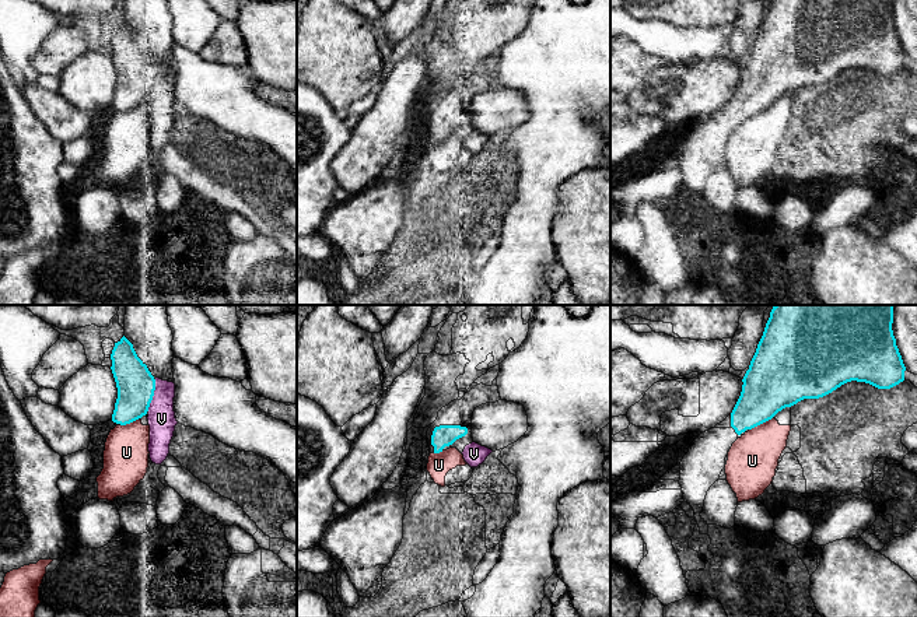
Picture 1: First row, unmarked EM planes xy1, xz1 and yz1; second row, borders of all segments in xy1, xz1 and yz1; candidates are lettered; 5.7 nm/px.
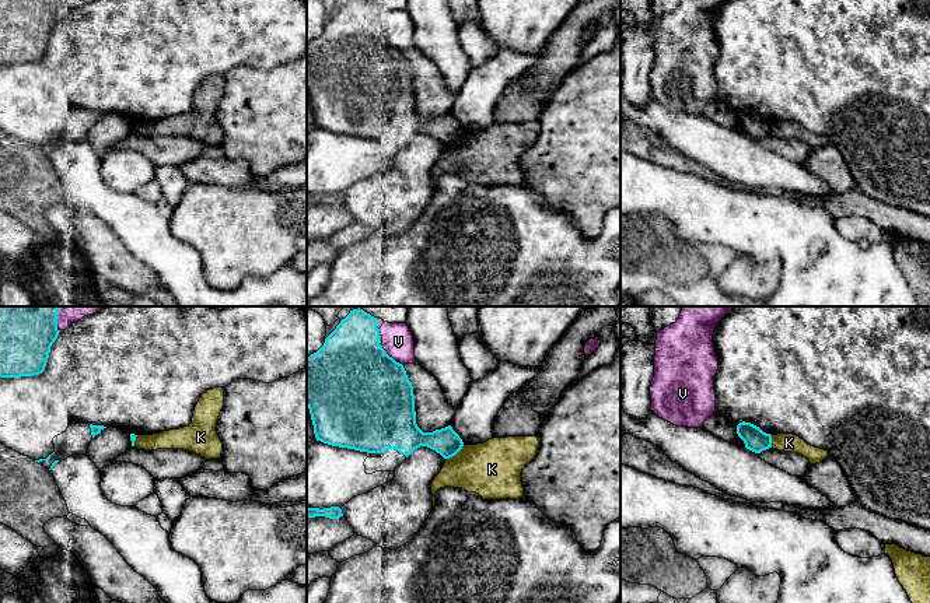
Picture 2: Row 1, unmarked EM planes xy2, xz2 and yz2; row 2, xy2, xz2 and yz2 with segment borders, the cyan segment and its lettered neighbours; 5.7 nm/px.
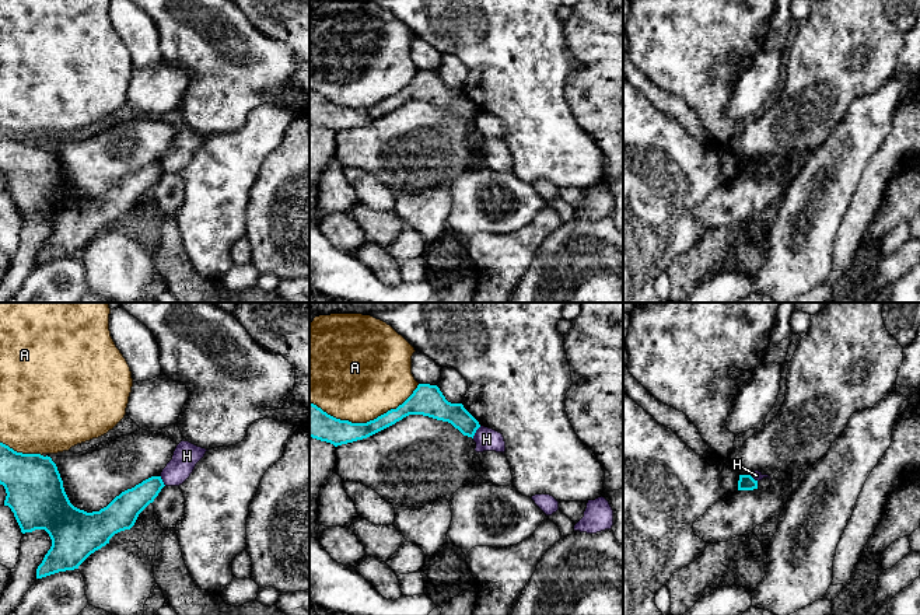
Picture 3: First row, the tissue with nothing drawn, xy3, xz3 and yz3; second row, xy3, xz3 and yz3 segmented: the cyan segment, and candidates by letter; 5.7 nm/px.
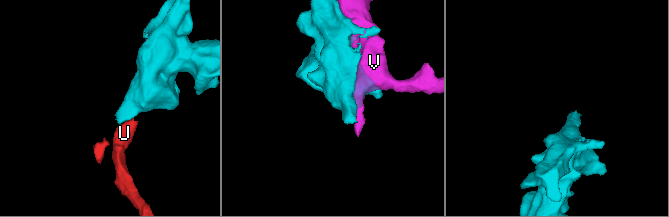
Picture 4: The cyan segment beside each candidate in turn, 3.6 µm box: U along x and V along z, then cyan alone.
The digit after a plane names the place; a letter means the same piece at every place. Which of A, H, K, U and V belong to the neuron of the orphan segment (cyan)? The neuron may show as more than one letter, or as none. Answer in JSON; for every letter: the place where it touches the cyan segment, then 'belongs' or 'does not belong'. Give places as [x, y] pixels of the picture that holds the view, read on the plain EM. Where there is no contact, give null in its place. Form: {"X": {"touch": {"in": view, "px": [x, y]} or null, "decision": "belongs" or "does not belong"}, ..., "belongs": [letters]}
{"A": {"touch": {"in": "xz3", "px": [364, 109]}, "decision": "does not belong"}, "H": {"touch": {"in": "xz3", "px": [475, 118]}, "decision": "does not belong"}, "K": {"touch": {"in": "xz2", "px": [454, 142]}, "decision": "does not belong"}, "U": {"touch": {"in": "yz1", "px": [760, 109]}, "decision": "does not belong"}, "V": {"touch": {"in": "xy1", "px": [153, 81]}, "decision": "does not belong"}, "belongs": []}

